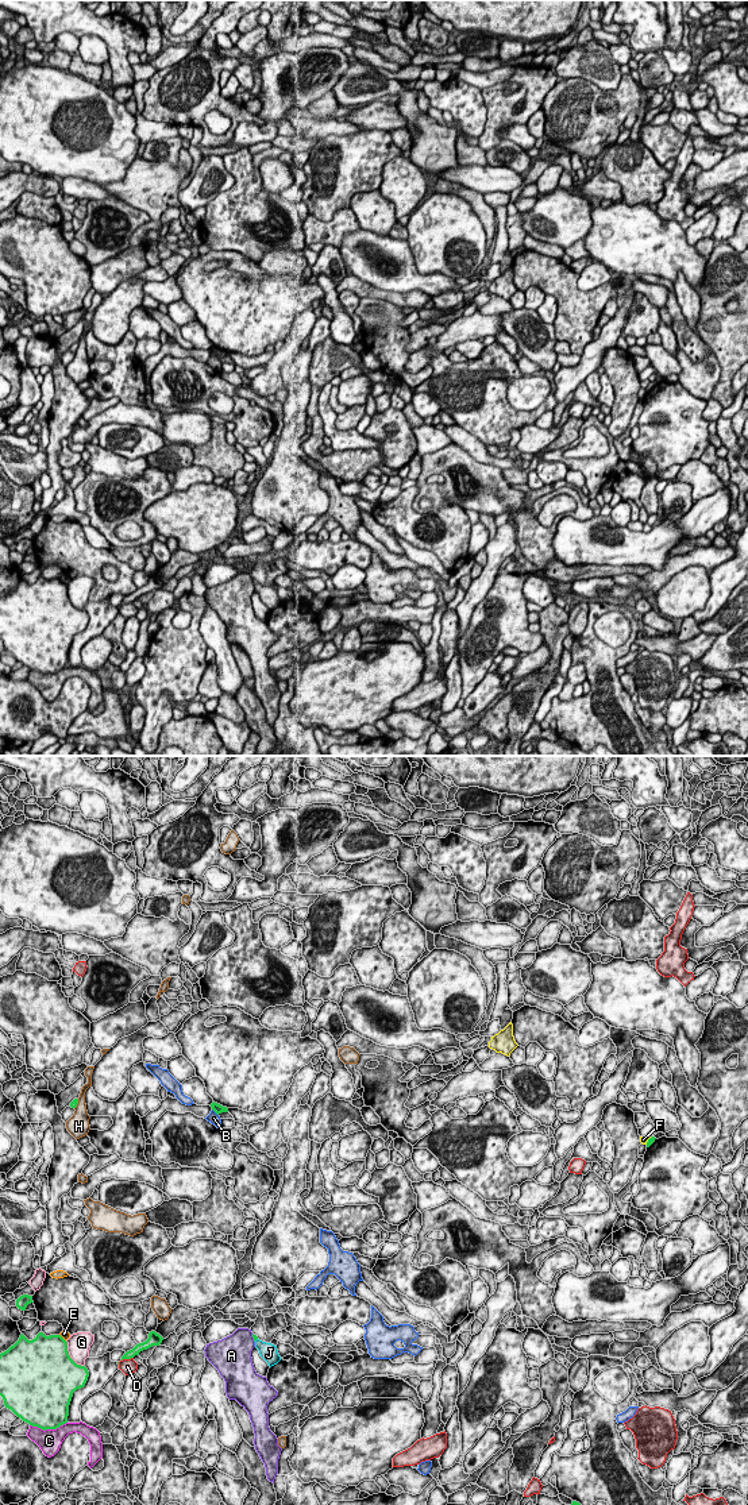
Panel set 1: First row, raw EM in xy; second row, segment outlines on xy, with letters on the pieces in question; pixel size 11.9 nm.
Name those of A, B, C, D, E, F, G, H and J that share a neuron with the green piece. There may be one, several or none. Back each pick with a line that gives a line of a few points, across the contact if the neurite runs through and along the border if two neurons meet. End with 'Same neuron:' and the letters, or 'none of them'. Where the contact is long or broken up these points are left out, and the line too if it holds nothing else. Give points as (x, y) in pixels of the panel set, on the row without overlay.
J: line xy (254, 581), (255, 583), (269, 597)
Same neuron: J

